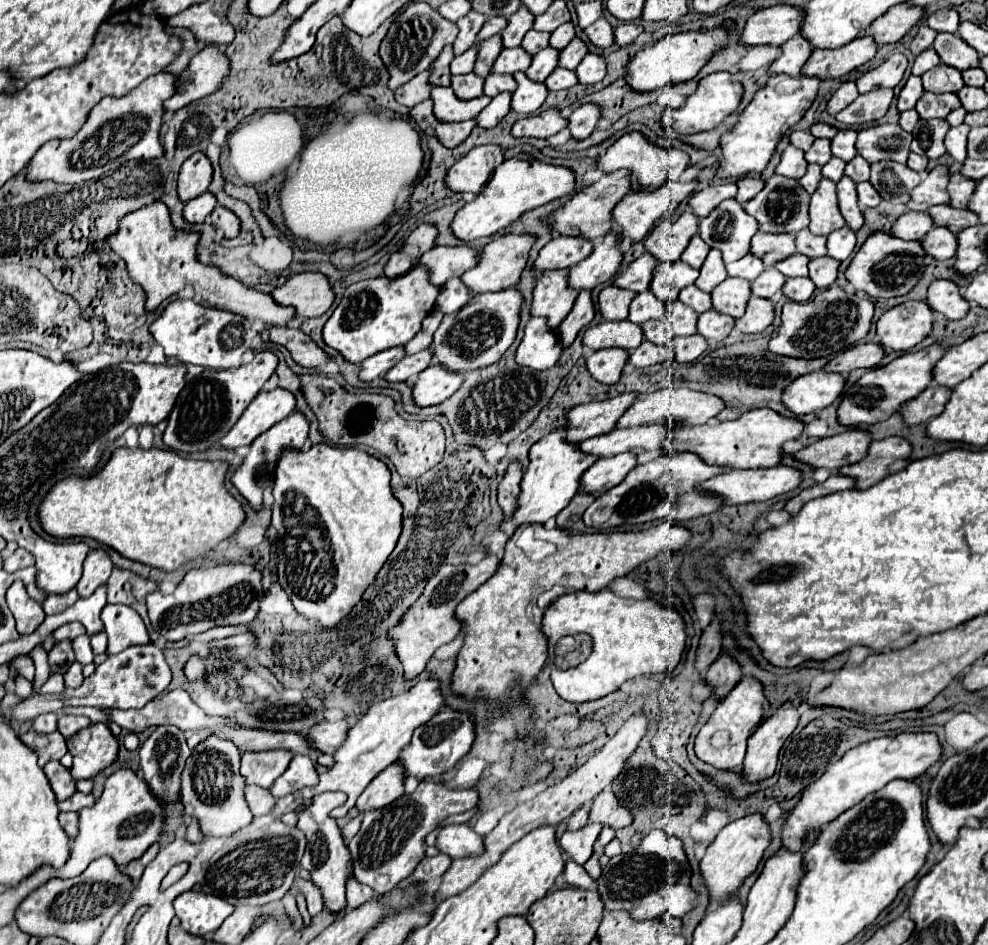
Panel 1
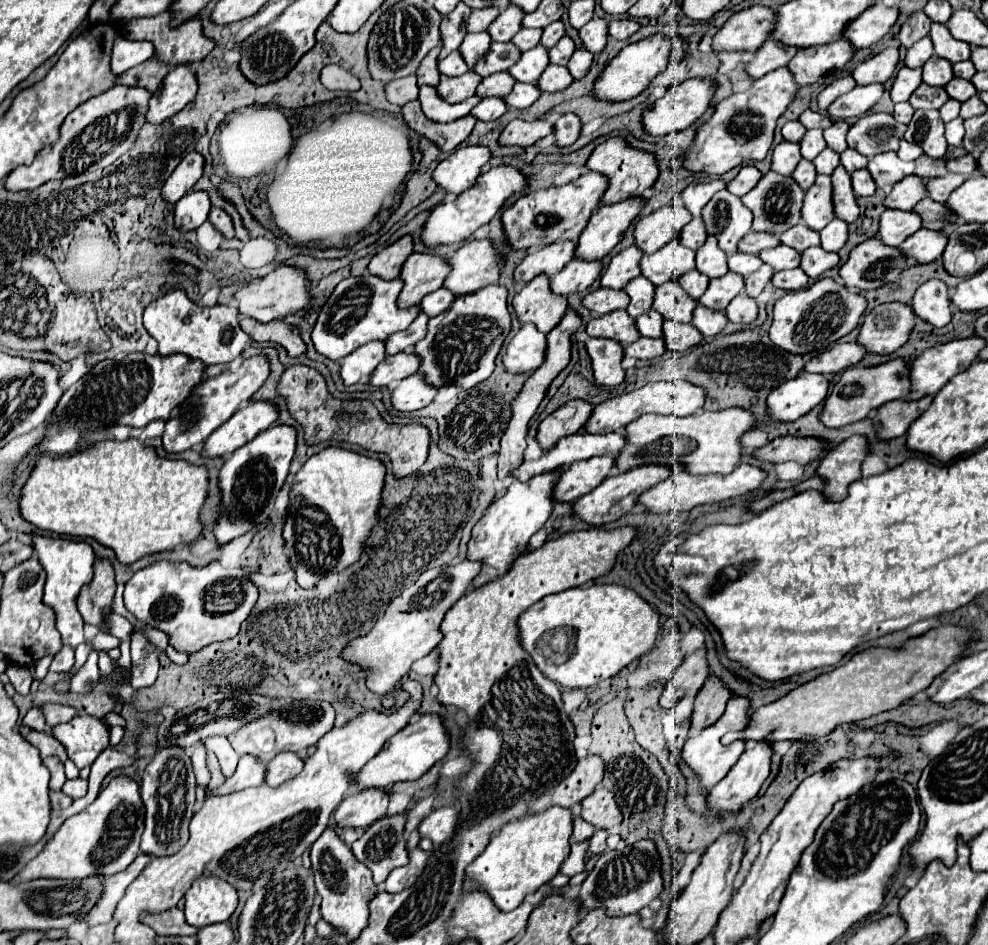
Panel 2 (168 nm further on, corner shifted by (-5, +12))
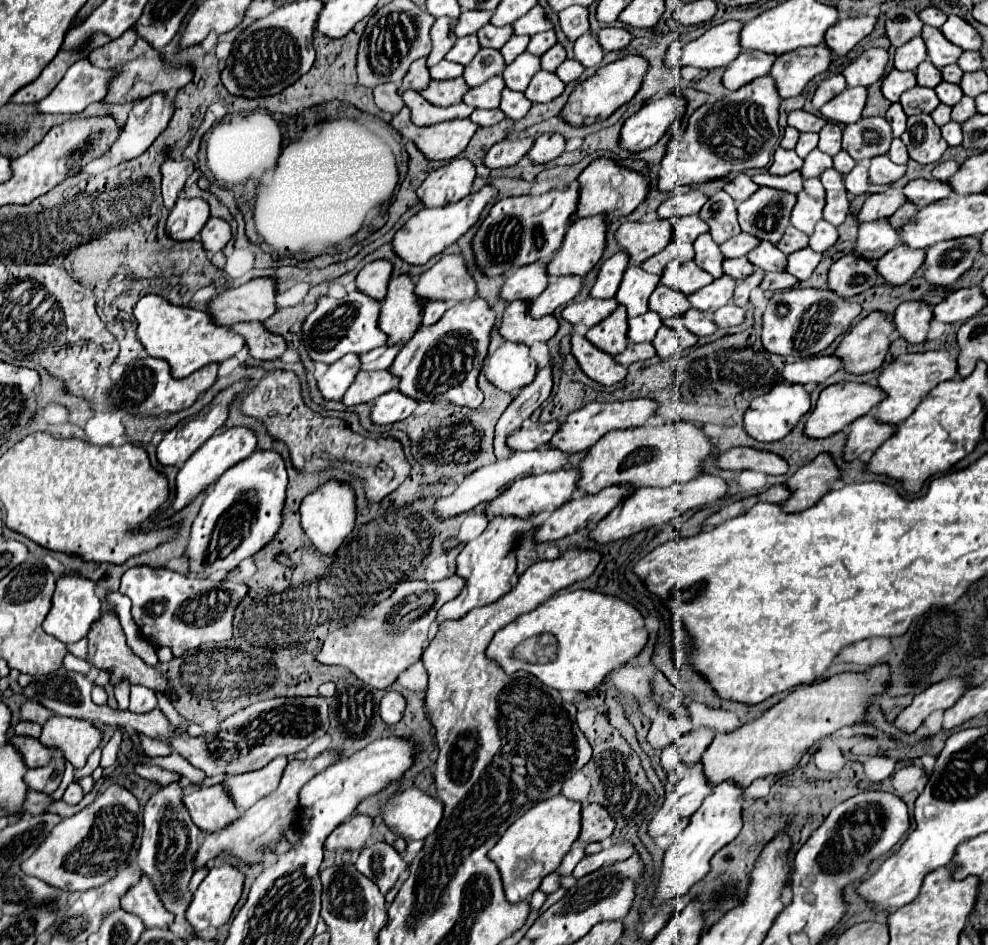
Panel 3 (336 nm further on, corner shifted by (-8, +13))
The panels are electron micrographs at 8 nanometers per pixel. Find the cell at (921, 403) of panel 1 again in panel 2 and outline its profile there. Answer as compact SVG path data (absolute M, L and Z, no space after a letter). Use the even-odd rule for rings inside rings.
M932 395L914 399L914 401L896 399L896 401L882 405L874 415L878 437L894 439L894 437L904 435L908 431L908 427L928 409L930 403L932 403Z

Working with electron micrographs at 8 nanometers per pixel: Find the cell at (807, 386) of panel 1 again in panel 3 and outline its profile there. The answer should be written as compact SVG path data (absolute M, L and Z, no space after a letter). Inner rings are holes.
M779 384L771 392L751 400L751 404L743 416L743 428L751 438L755 438L759 442L775 442L775 440L785 438L793 430L793 426L801 420L801 416L805 416L809 412L809 408L811 408L811 398L803 386Z

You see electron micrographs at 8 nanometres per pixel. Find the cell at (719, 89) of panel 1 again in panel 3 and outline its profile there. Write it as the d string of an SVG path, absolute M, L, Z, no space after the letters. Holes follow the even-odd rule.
M677 96L655 100L625 120L619 146L627 152L643 152L651 148L683 114L685 102Z

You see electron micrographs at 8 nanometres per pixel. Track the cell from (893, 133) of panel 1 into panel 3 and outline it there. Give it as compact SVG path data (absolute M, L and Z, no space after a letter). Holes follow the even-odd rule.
M873 116L873 118L861 118L859 122L845 126L841 148L849 152L849 156L855 162L859 162L887 154L891 140L893 136L891 126L887 126L887 120Z

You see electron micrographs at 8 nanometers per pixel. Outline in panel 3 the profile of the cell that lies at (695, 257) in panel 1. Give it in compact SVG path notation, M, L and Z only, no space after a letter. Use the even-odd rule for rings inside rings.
M697 214L683 216L673 222L673 238L679 242L693 242L703 232L707 232L707 224L703 224Z

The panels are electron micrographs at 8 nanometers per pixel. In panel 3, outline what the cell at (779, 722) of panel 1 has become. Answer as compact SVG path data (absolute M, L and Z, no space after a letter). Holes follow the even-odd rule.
M719 784L719 788L713 788L713 792L703 800L701 808L691 816L689 826L683 830L681 836L677 836L675 844L665 852L663 870L659 874L653 896L657 904L659 902L669 904L675 898L683 898L695 882L707 876L707 872L711 870L709 860L713 858L713 854L719 852L725 844L729 844L743 826L741 800L743 800L743 790L735 788L733 784Z

